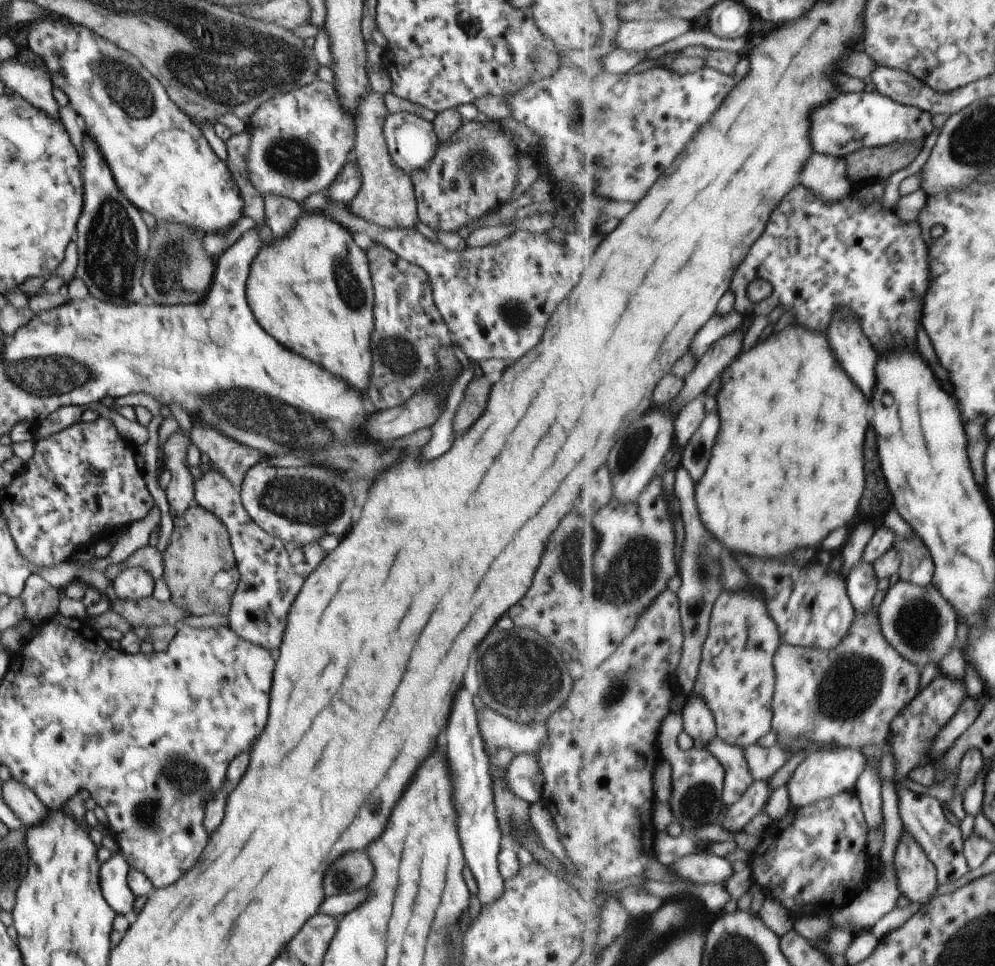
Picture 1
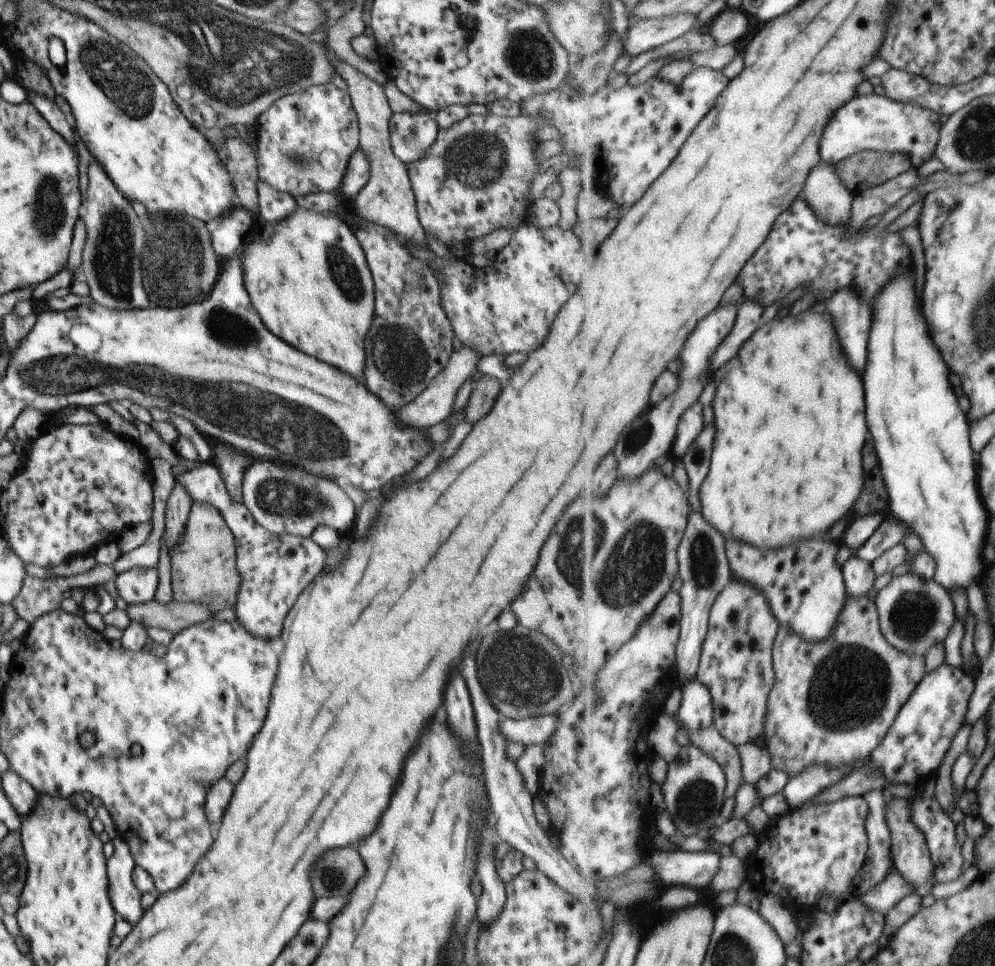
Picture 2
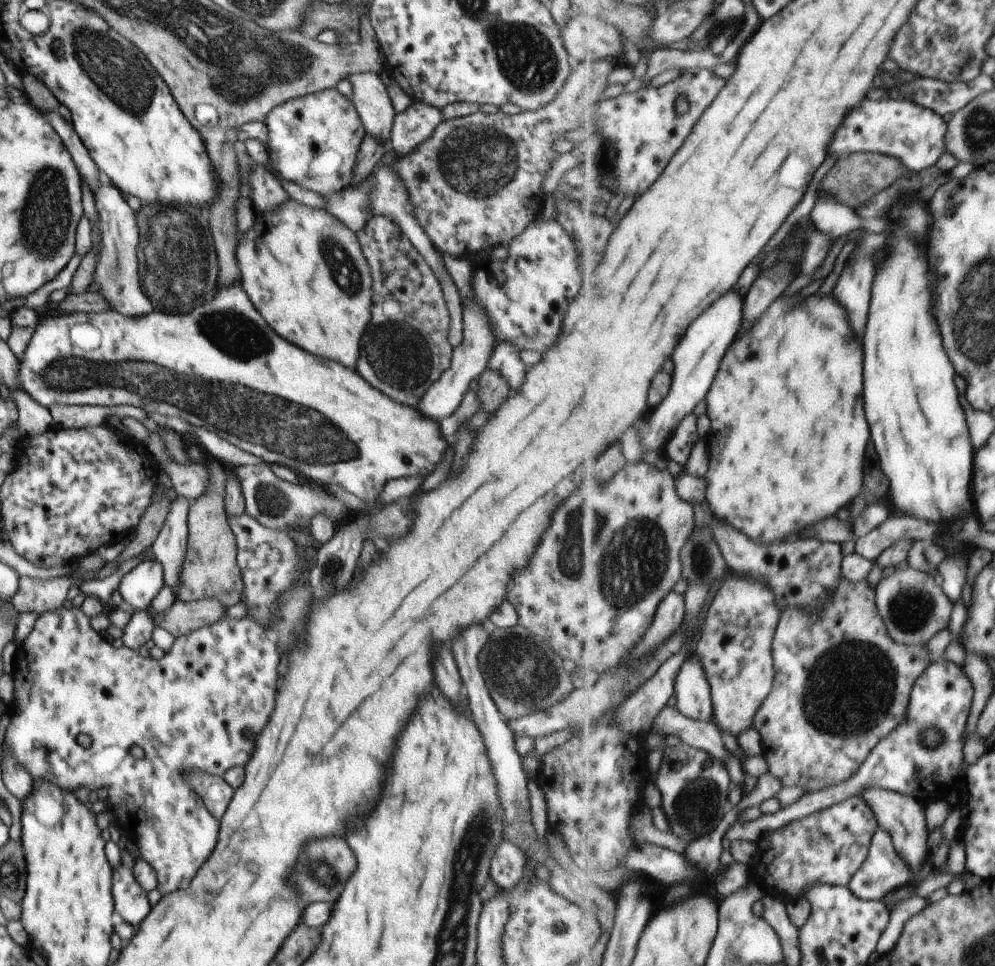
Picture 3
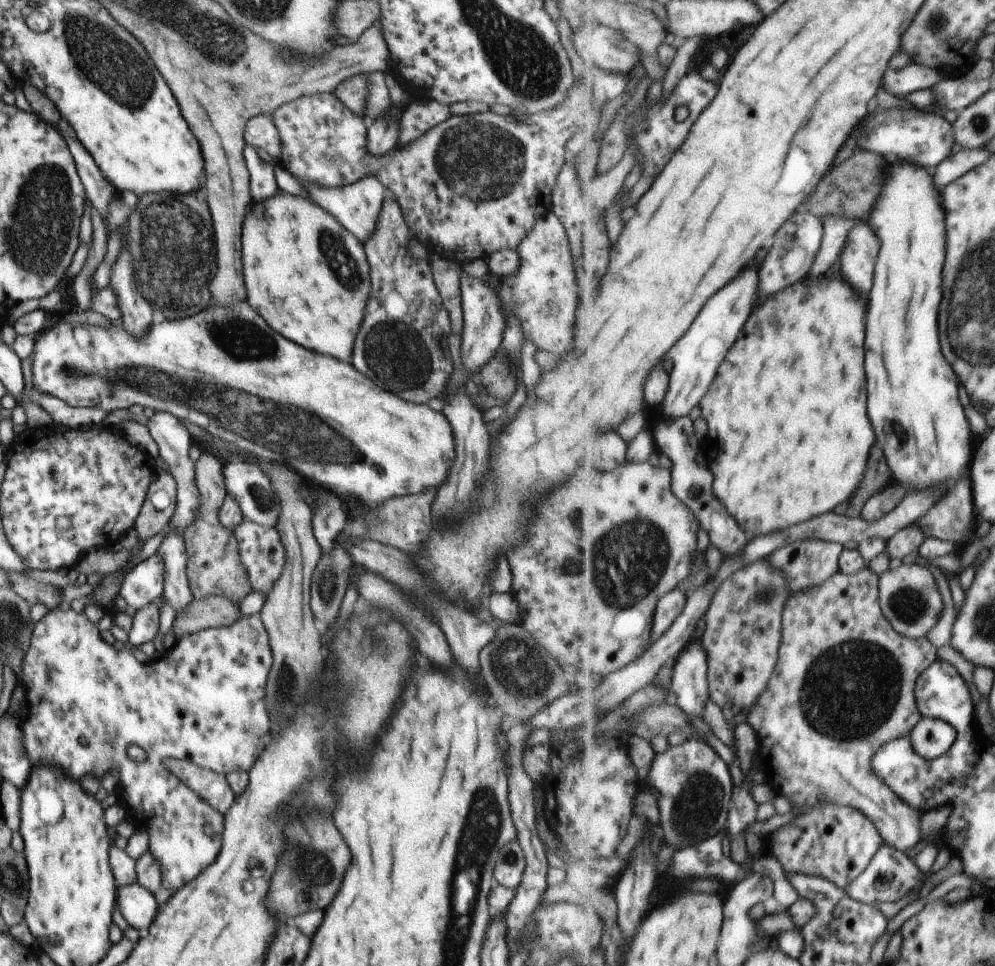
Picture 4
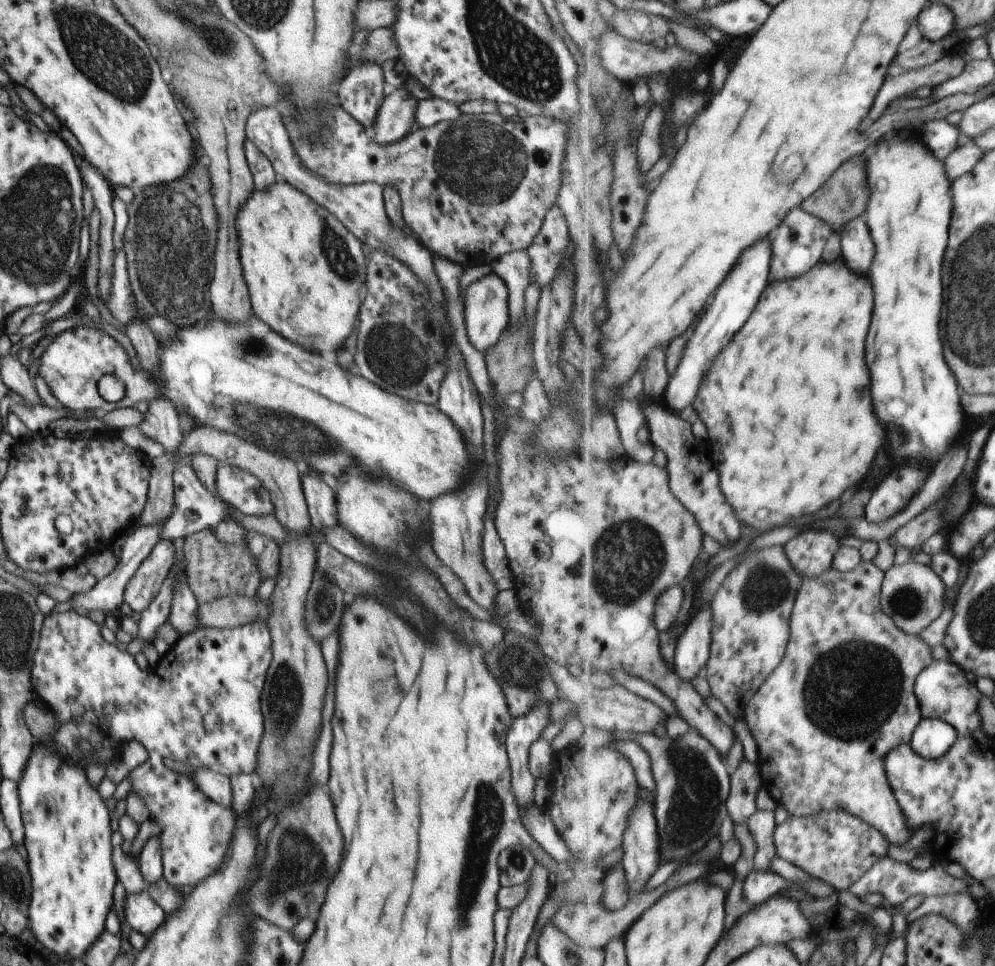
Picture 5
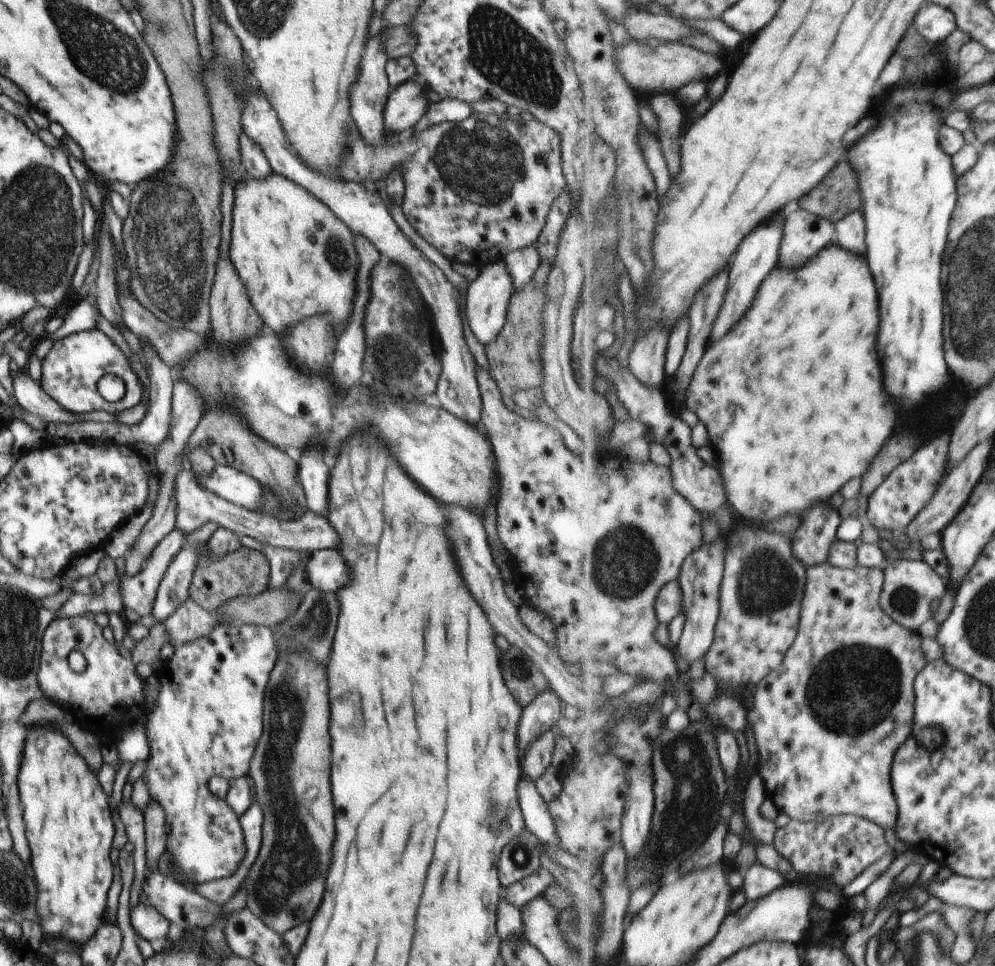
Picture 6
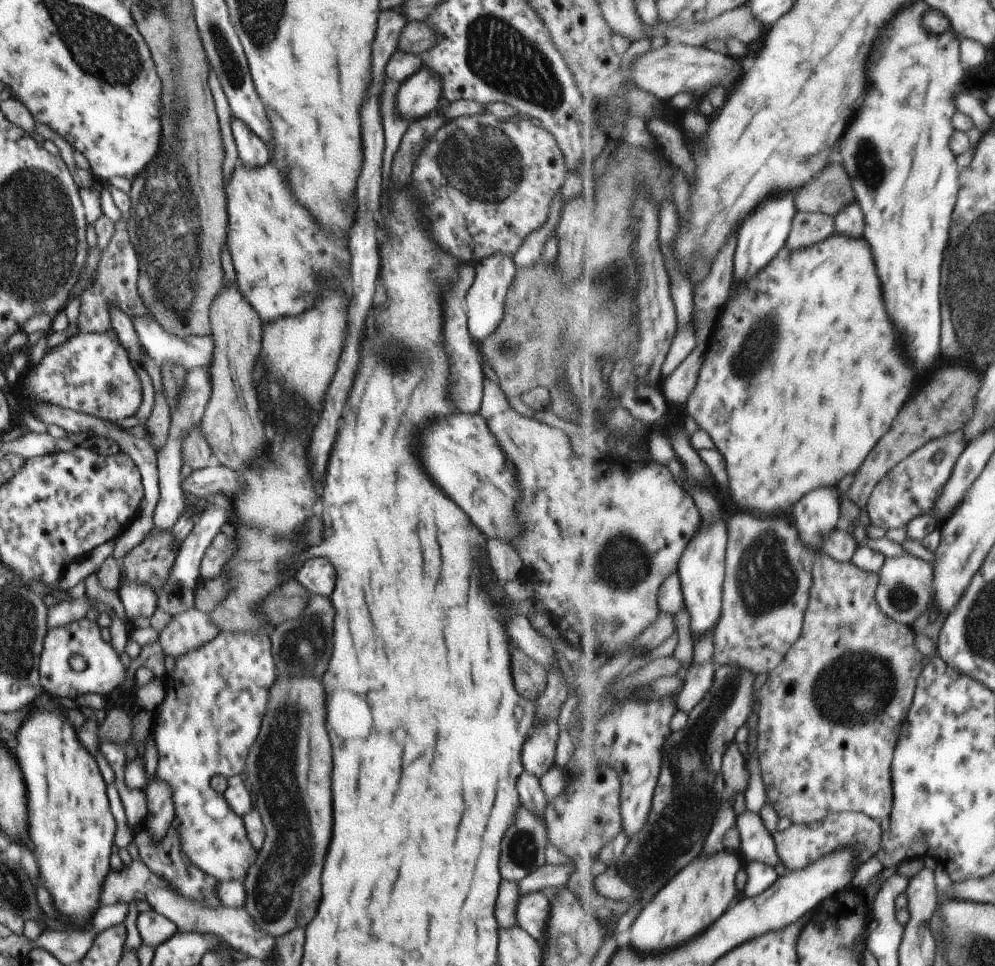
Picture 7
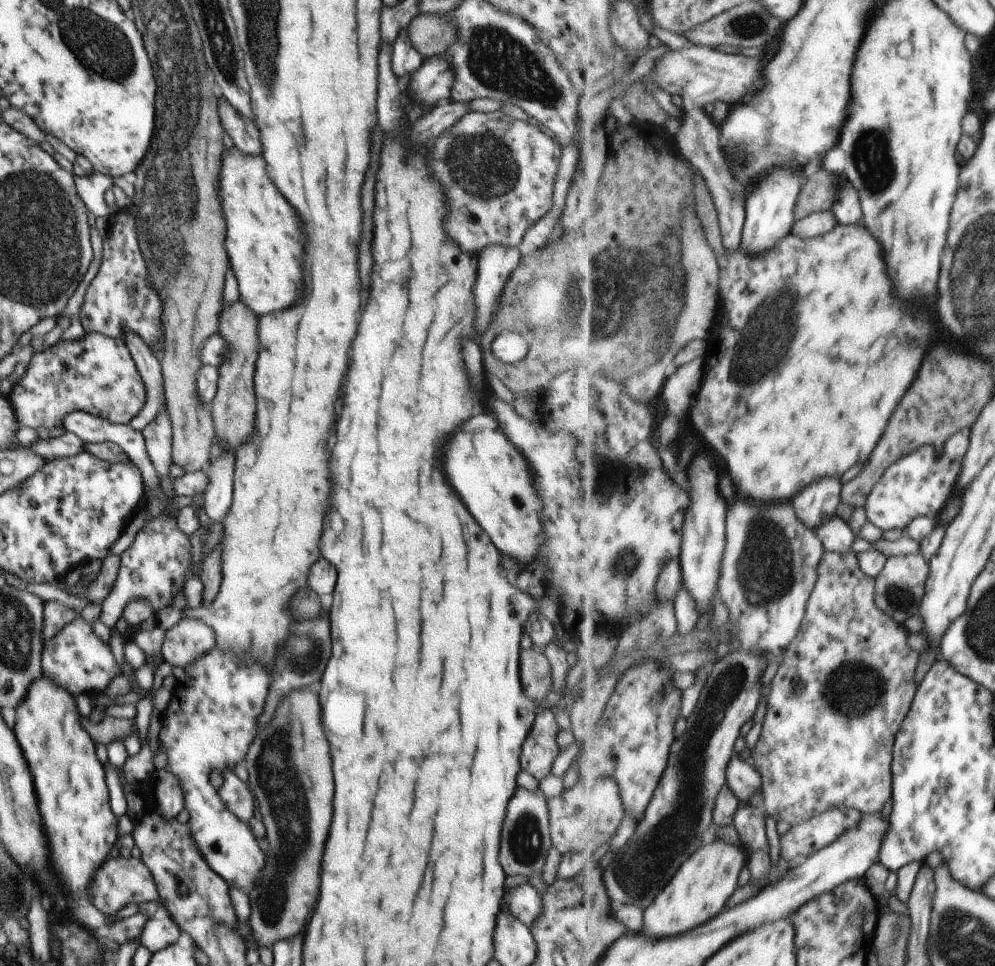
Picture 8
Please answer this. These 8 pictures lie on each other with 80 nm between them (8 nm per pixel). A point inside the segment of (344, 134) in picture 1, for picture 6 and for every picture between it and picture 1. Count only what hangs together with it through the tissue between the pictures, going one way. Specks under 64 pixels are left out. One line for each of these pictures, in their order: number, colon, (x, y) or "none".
2: (304, 140)
3: (313, 140)
4: (474, 184)
5: (469, 195)
6: (468, 193)

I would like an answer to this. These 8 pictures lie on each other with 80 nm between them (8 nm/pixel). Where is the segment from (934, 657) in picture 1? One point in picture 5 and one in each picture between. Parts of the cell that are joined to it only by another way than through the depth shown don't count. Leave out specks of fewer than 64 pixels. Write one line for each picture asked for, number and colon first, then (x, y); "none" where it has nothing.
2: (915, 613)
3: (914, 606)
4: (910, 598)
5: (912, 593)

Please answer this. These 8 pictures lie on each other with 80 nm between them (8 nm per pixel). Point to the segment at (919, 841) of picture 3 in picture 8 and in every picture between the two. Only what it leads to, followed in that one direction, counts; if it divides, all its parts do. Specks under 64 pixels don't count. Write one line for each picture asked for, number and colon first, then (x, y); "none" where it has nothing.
4: (845, 685)
5: (843, 698)
6: (828, 722)
7: (830, 715)
8: (847, 682)

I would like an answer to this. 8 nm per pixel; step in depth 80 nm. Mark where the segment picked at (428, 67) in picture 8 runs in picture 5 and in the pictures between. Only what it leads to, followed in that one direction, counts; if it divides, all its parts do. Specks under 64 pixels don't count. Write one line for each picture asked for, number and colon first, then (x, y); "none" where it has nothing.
5: (395, 118)
6: (400, 112)
7: (424, 88)

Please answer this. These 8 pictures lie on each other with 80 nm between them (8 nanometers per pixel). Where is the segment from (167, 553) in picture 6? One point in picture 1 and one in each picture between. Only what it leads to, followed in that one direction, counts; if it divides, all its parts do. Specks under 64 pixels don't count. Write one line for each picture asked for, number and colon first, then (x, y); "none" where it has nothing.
1: (132, 583)
2: (136, 585)
3: (138, 587)
4: (142, 583)
5: (141, 588)

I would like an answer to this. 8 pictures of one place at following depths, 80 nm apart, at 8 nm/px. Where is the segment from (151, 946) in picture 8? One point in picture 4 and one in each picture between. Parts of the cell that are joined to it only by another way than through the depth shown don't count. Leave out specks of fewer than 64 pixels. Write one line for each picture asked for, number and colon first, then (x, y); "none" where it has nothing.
4: (136, 905)
5: (140, 912)
6: (146, 921)
7: (153, 928)

